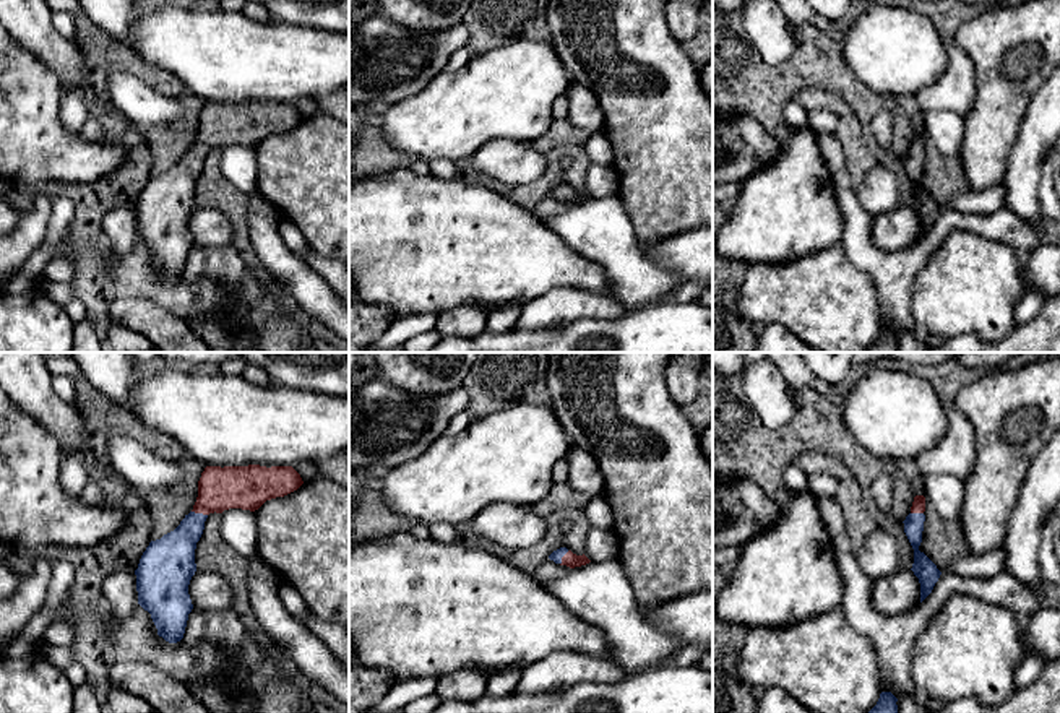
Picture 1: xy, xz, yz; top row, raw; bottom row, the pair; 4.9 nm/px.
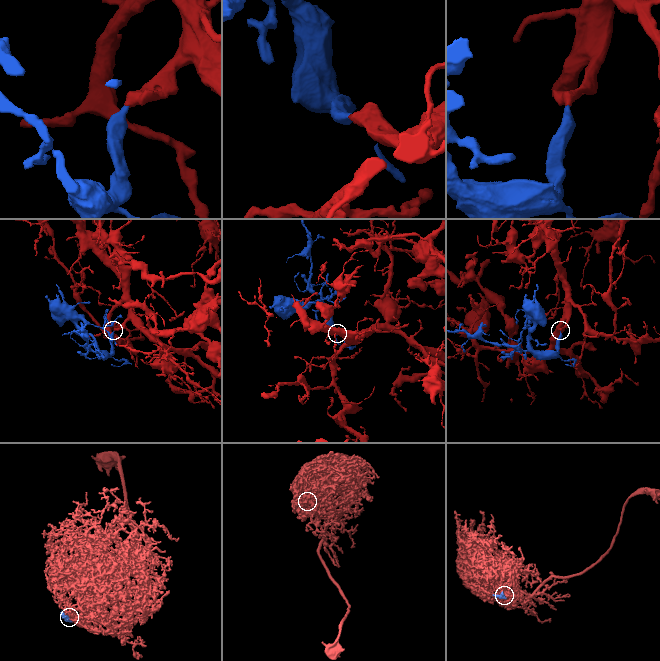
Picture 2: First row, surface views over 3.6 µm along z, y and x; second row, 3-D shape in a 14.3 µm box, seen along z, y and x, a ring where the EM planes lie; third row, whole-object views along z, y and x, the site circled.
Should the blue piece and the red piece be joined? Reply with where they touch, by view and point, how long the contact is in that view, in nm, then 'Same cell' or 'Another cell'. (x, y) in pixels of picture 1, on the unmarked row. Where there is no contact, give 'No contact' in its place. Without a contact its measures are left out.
Touches blue at xy (200, 150). Shared border 80 nm. Same cell

